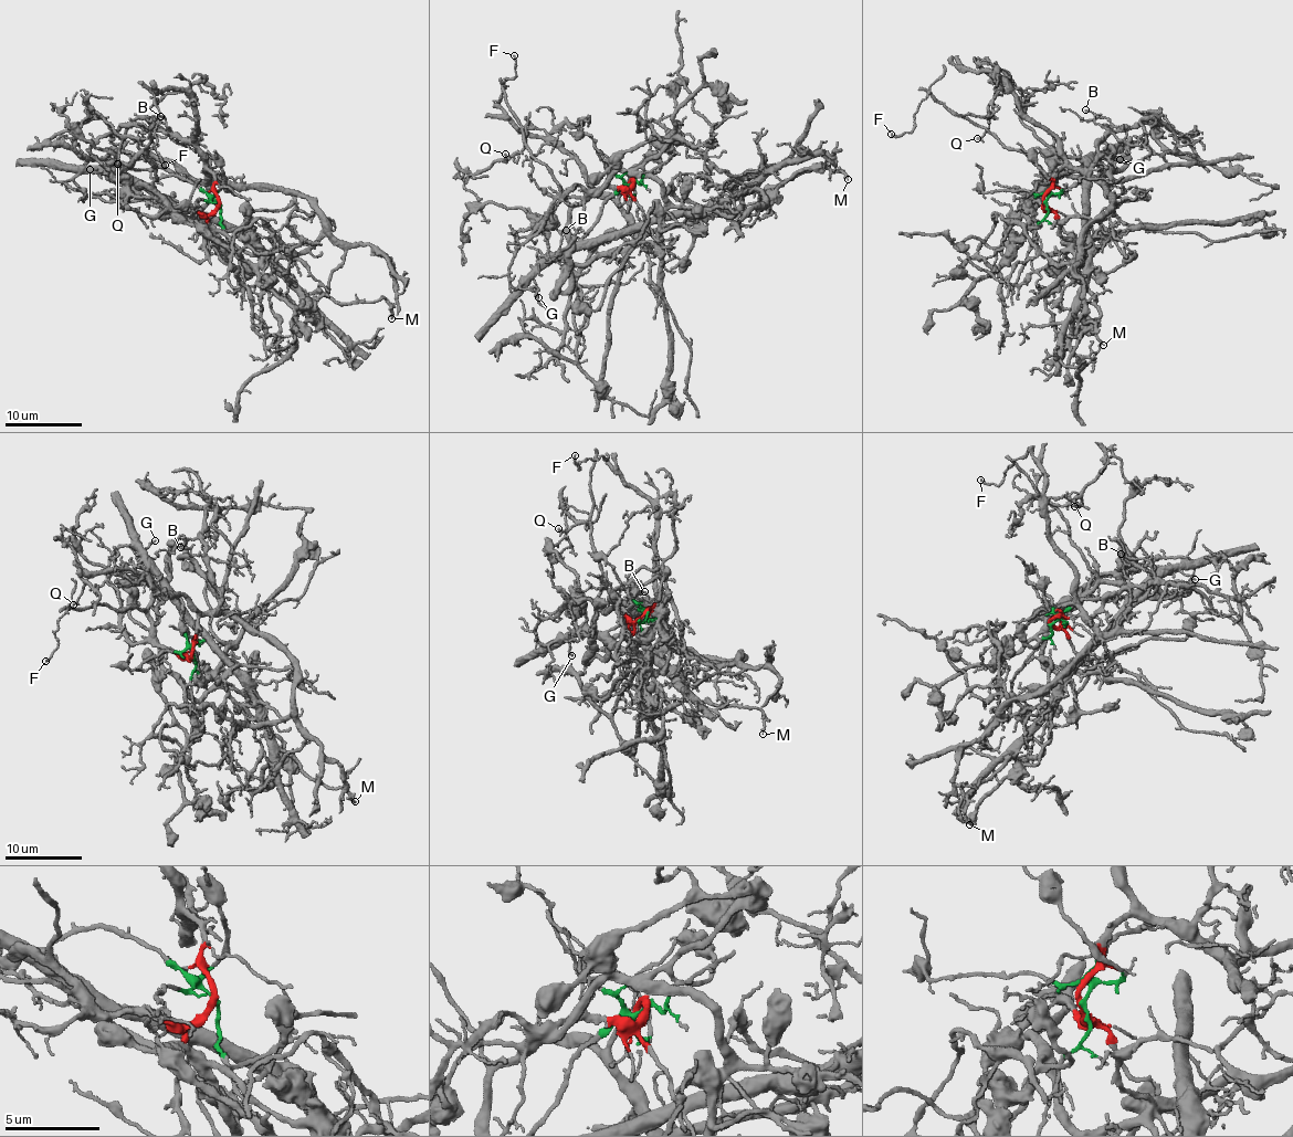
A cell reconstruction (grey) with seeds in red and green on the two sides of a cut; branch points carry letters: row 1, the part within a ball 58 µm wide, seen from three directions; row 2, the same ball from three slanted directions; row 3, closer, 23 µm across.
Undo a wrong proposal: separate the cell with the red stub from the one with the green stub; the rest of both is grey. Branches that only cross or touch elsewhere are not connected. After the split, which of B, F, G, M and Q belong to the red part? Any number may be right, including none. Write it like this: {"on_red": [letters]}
{"on_red": ["B", "F", "Q"]}

